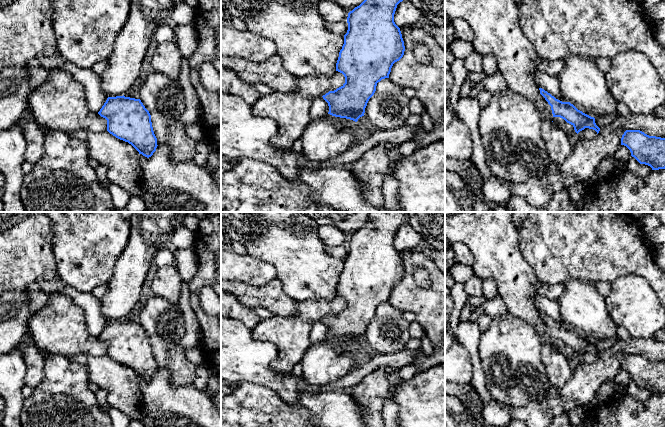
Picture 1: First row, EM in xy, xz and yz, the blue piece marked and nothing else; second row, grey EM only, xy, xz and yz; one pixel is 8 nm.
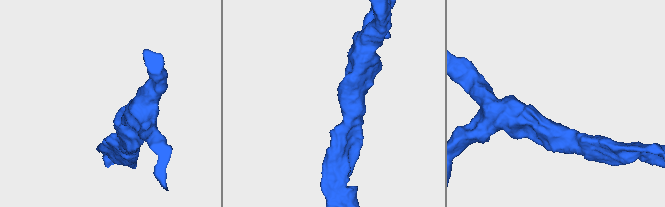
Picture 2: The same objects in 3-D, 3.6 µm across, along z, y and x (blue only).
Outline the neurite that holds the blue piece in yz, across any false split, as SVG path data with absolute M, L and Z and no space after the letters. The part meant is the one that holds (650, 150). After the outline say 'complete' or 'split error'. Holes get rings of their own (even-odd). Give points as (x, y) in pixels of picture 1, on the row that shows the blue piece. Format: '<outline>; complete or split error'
M626 130L621 138L631 156L652 170L665 169L665 138L649 136L640 130Z; complete

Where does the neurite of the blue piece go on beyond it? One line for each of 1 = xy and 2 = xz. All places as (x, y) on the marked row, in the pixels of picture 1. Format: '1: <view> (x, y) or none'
1: none
2: none

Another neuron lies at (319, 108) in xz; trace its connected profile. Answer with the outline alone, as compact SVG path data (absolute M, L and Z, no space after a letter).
M322 96L317 97L310 108L310 117L312 121L328 115L329 106Z

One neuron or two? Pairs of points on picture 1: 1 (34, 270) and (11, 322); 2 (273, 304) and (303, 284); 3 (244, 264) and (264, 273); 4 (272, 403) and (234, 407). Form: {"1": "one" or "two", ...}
{"1": "two", "2": "two", "3": "one", "4": "one"}

